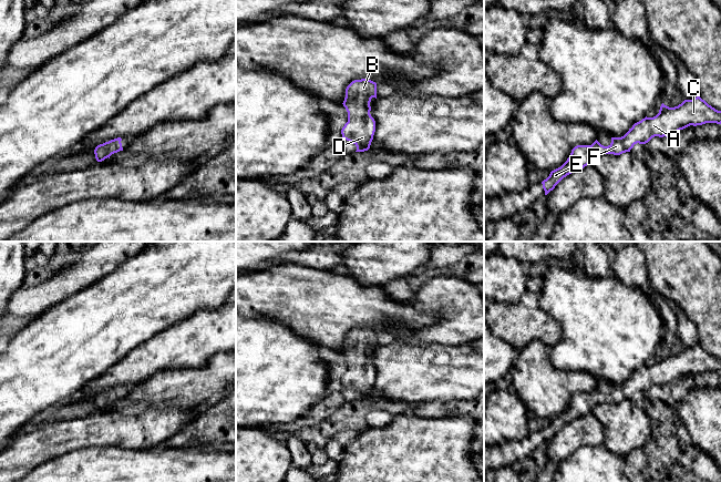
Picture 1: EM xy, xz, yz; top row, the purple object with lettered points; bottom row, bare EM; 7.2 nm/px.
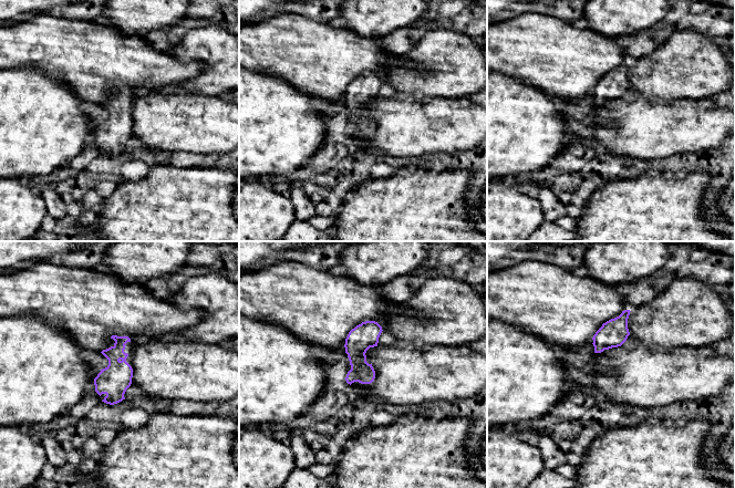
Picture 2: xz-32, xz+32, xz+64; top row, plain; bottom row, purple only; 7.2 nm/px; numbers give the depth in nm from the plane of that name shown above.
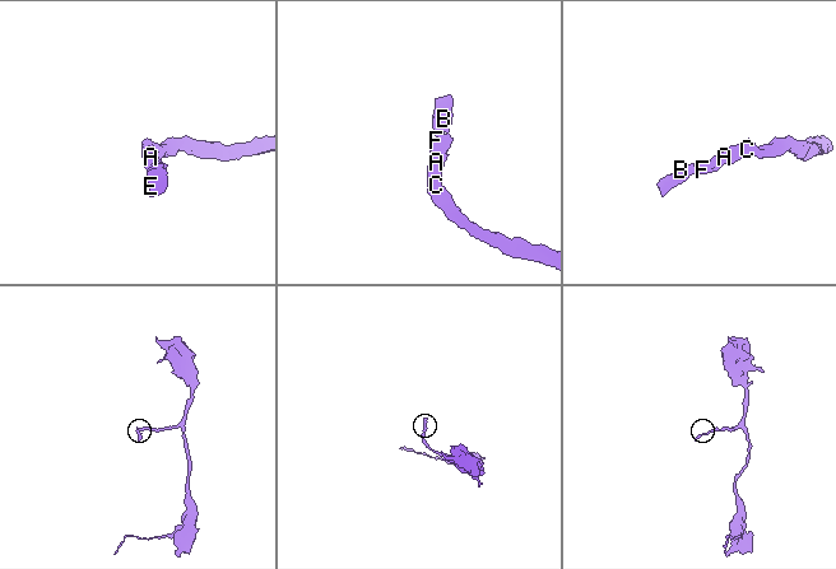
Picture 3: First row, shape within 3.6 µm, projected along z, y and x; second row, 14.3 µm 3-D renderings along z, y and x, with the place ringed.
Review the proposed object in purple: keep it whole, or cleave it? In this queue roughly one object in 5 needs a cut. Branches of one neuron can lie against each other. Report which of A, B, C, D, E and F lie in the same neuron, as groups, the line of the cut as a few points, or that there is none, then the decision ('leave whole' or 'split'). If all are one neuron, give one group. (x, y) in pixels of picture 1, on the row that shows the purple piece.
A B C D E F | no cut | leave whole

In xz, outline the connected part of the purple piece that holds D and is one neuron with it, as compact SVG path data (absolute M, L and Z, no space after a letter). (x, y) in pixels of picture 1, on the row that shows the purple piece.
M369 79L354 80L346 89L342 104L348 112L348 122L341 134L357 146L356 152L368 151L373 140L375 121L370 114L372 98L377 99L377 83Z

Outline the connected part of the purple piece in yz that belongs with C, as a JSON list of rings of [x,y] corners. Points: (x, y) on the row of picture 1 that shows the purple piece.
[[[700,95],[692,100],[684,100],[674,107],[662,103],[656,116],[646,116],[635,123],[624,136],[611,137],[608,146],[601,145],[597,140],[591,145],[575,146],[567,161],[552,171],[549,176],[542,182],[545,195],[553,191],[564,177],[591,164],[598,154],[620,155],[630,152],[637,143],[646,144],[655,136],[670,137],[690,125],[697,126],[705,123],[721,124],[721,111],[709,105]]]

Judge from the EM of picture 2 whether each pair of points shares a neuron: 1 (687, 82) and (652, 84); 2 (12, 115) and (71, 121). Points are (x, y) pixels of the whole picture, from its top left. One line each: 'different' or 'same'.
1: same
2: same

